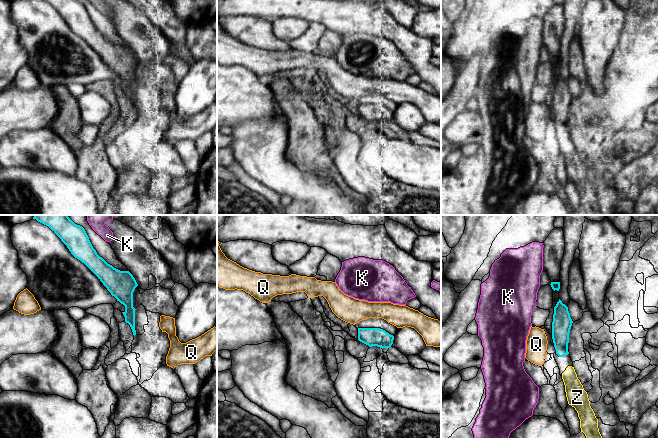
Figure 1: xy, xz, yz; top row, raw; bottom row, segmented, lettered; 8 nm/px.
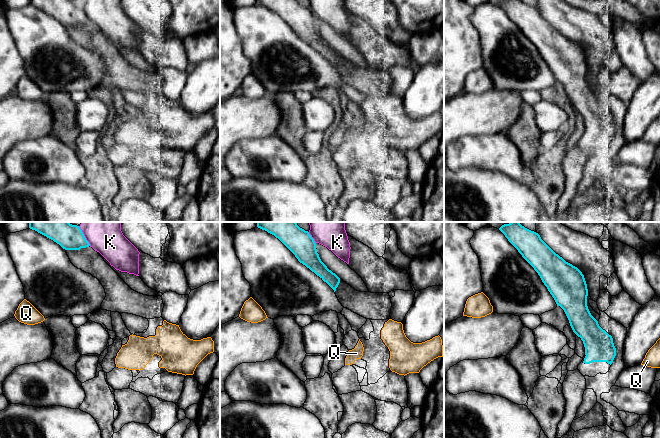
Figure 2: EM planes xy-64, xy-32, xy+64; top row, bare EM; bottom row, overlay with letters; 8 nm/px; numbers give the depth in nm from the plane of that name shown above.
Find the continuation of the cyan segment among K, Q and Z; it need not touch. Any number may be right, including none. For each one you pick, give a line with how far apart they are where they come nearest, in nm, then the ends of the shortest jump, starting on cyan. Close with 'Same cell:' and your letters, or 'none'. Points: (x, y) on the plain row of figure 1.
Z: Distance 90 nm. Across: yz (562, 132), (568, 142)
Same cell: Z

